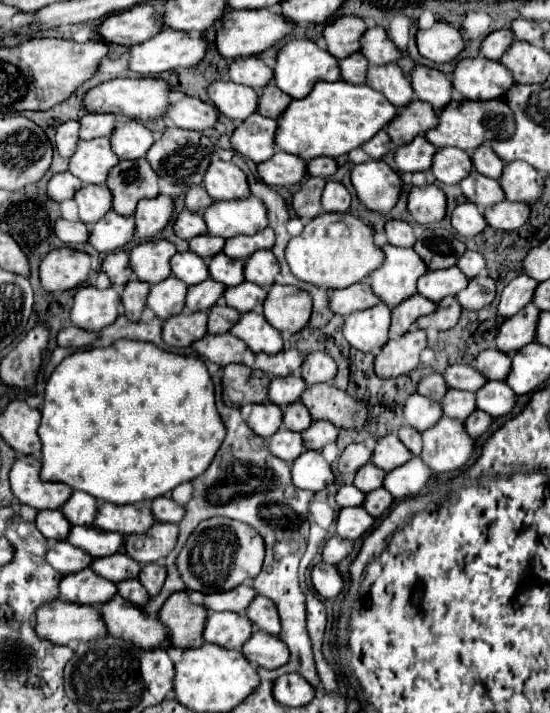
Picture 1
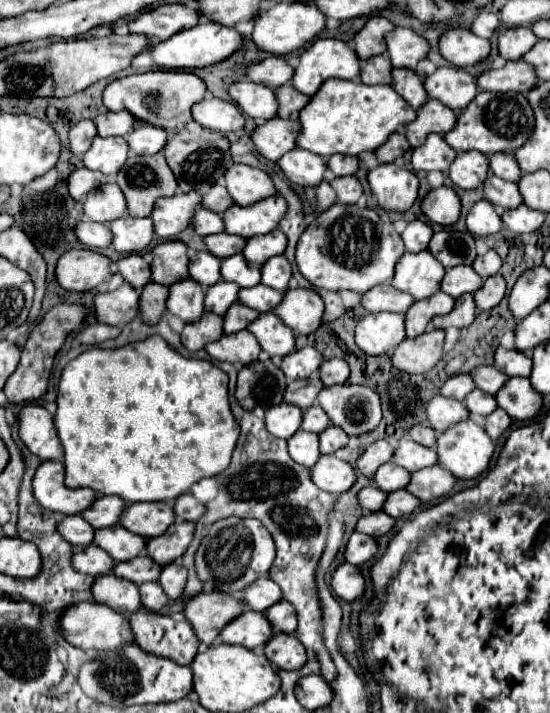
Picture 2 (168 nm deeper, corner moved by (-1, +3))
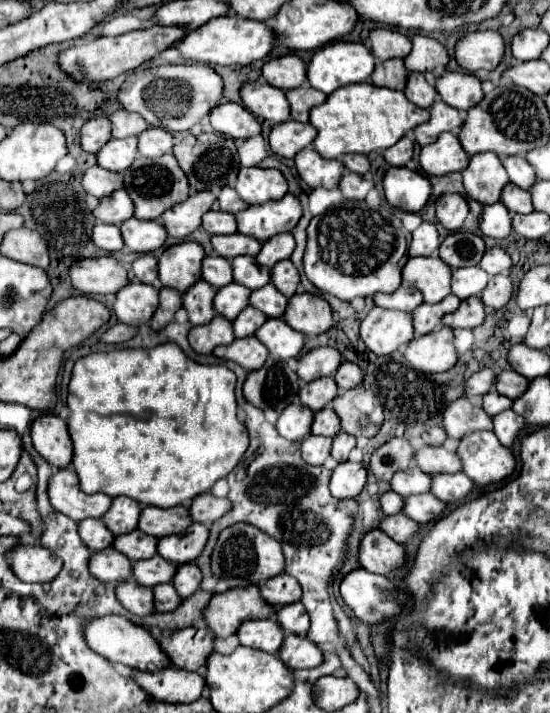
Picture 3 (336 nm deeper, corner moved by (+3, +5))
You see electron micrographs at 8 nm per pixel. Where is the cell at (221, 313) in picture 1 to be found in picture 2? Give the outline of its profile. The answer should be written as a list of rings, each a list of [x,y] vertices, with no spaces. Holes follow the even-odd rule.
[[[235,303],[231,305],[231,309],[227,311],[225,315],[225,333],[237,333],[237,331],[243,331],[247,329],[247,325],[251,321],[255,321],[259,313],[255,309],[249,309],[245,307],[243,303]]]

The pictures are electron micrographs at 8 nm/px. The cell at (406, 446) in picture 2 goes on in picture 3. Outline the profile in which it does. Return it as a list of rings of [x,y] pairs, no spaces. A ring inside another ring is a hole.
[[[423,445],[423,447],[415,449],[413,463],[415,463],[415,467],[419,467],[421,471],[431,473],[431,475],[461,471],[459,457],[455,453],[451,453],[451,451],[447,451],[445,447]]]

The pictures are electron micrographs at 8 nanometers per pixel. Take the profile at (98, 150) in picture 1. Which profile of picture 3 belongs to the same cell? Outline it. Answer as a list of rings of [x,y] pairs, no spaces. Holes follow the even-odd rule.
[[[137,137],[109,139],[97,153],[97,165],[109,171],[125,171],[137,155]]]

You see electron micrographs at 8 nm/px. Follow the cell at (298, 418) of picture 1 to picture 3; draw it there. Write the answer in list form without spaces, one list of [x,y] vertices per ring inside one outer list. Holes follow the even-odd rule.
[[[329,405],[315,413],[311,433],[313,435],[325,435],[325,437],[333,437],[335,433],[339,433],[339,417],[335,415],[335,411]]]

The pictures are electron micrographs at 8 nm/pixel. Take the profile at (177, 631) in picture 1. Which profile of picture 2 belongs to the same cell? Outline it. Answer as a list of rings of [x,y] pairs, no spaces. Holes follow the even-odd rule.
[[[199,593],[185,605],[185,617],[195,629],[201,643],[213,645],[219,637],[219,629],[233,621],[241,611],[243,603],[225,593]]]

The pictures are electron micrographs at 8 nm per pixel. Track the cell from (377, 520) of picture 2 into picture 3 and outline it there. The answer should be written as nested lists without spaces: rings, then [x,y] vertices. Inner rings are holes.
[[[397,513],[397,515],[383,517],[379,523],[379,529],[387,533],[393,541],[405,543],[419,529],[419,523],[415,523],[413,519],[407,519],[403,513]]]

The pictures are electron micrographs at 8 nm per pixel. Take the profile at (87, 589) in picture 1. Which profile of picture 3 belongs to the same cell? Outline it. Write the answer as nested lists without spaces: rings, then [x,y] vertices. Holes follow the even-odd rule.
[[[123,581],[115,585],[115,595],[117,595],[117,601],[133,615],[145,617],[153,613],[151,587],[143,587],[135,581]]]

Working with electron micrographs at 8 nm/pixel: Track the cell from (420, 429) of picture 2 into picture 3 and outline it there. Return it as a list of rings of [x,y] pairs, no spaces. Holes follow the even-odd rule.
[[[431,427],[429,431],[425,431],[423,435],[421,435],[421,439],[427,443],[427,445],[441,445],[443,441],[445,441],[445,431],[441,429],[441,427]]]

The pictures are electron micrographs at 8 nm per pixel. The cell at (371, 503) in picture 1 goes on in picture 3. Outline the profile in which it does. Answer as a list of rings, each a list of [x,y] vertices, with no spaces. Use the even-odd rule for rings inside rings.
[[[431,493],[409,495],[403,501],[403,513],[409,519],[415,519],[417,523],[427,523],[427,521],[439,517],[443,509],[445,509],[445,503],[435,499]]]

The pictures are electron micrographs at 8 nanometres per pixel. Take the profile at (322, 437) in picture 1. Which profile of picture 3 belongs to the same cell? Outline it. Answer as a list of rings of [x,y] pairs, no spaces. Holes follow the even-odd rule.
[[[339,431],[335,437],[333,437],[333,445],[331,445],[331,457],[337,459],[337,461],[347,461],[349,457],[349,451],[355,447],[355,437]]]

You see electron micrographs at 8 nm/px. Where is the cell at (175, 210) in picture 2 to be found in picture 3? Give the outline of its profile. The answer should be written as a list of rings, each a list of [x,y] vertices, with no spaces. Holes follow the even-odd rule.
[[[209,189],[189,193],[185,201],[173,205],[159,217],[161,225],[169,237],[183,239],[201,225],[201,217],[211,209],[211,203],[215,203],[215,195]]]

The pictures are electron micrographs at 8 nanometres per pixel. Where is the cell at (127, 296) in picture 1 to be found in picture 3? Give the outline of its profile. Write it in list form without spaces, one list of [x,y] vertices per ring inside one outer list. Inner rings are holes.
[[[161,287],[159,289],[159,307],[151,317],[151,329],[159,331],[163,329],[167,323],[173,321],[175,311],[181,307],[181,295],[175,289],[169,287]]]

